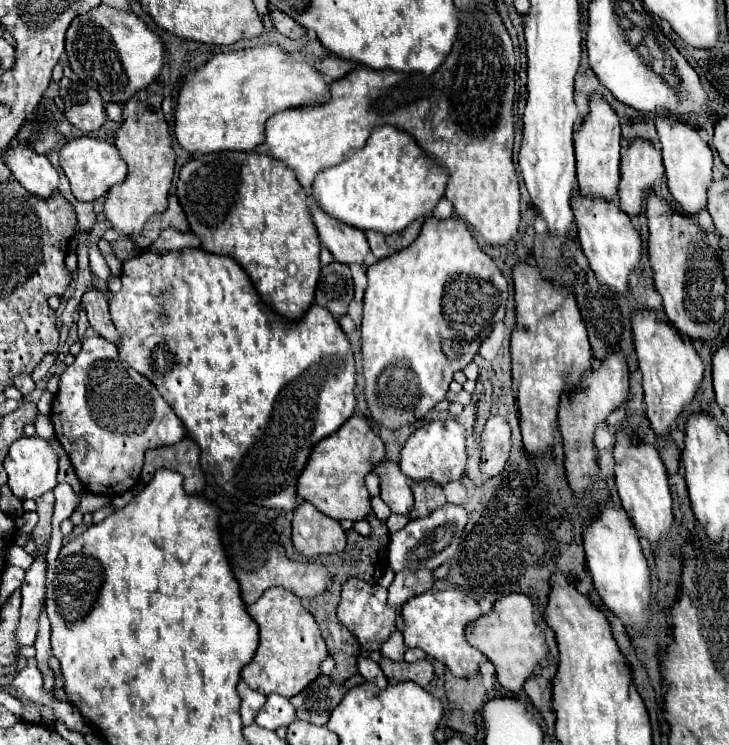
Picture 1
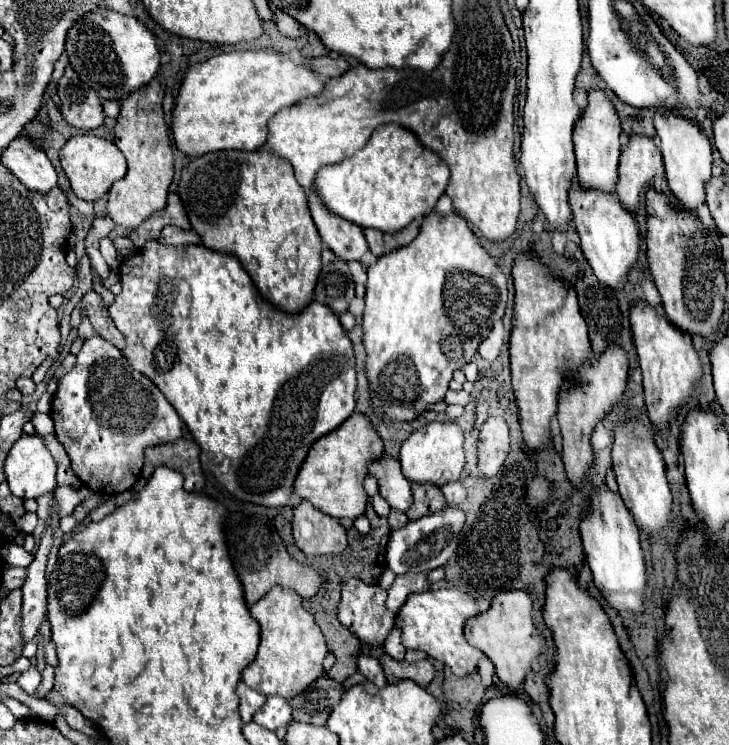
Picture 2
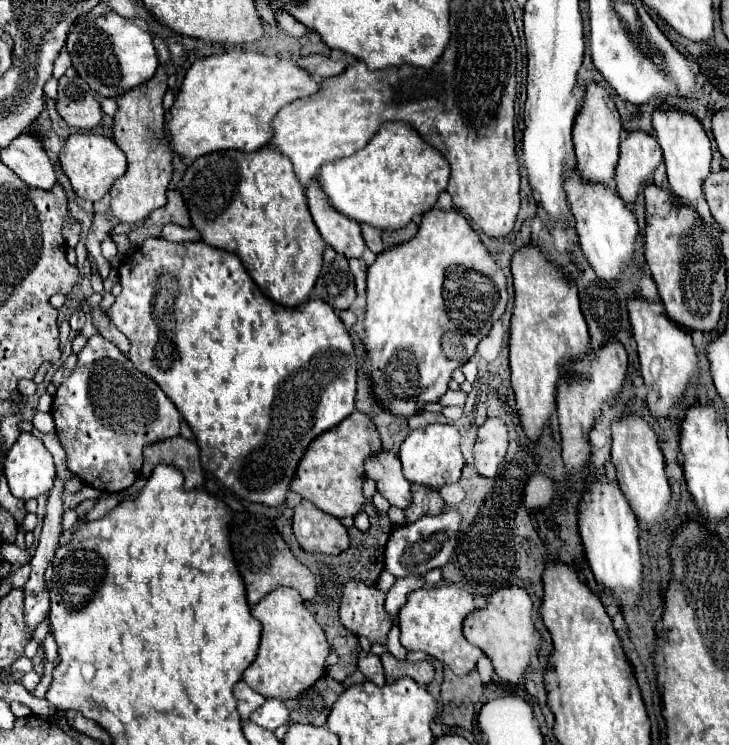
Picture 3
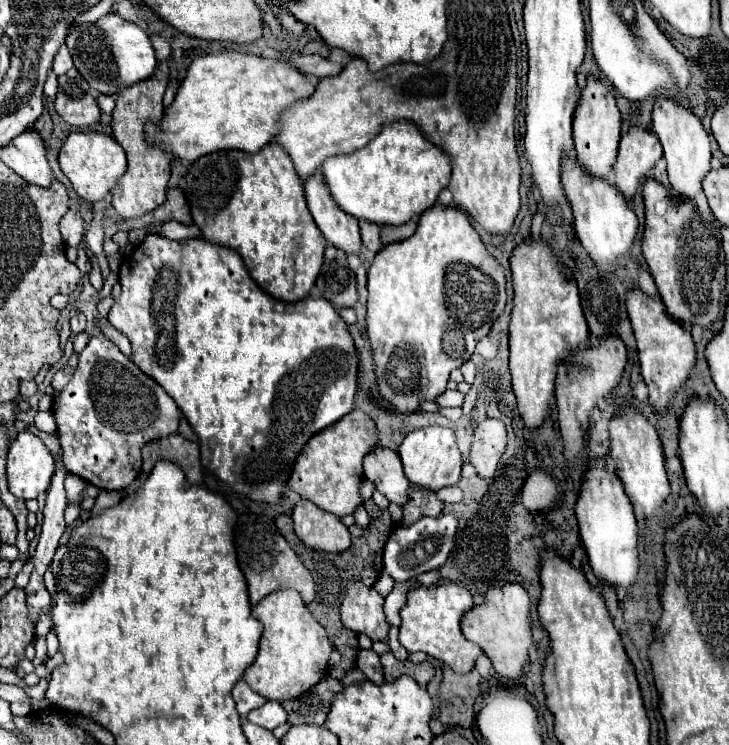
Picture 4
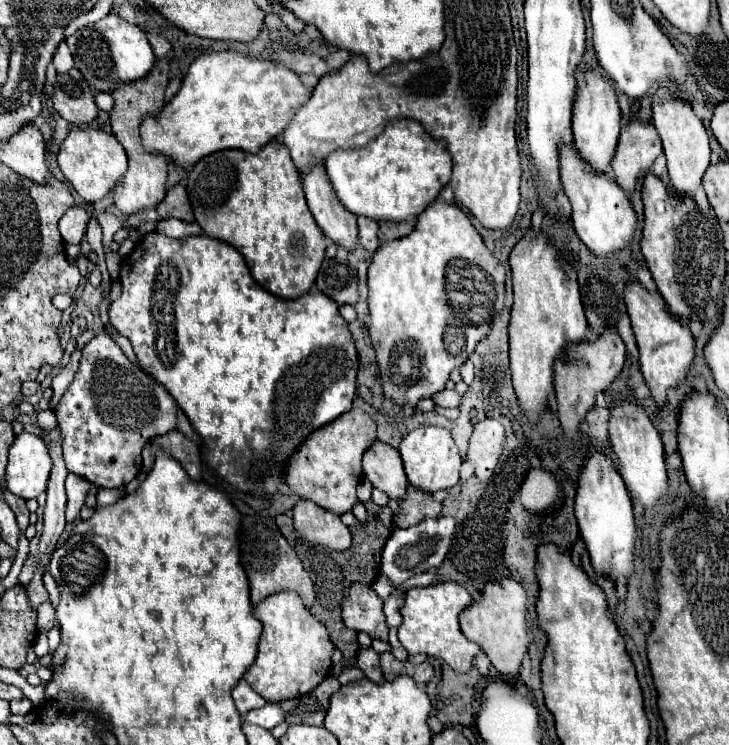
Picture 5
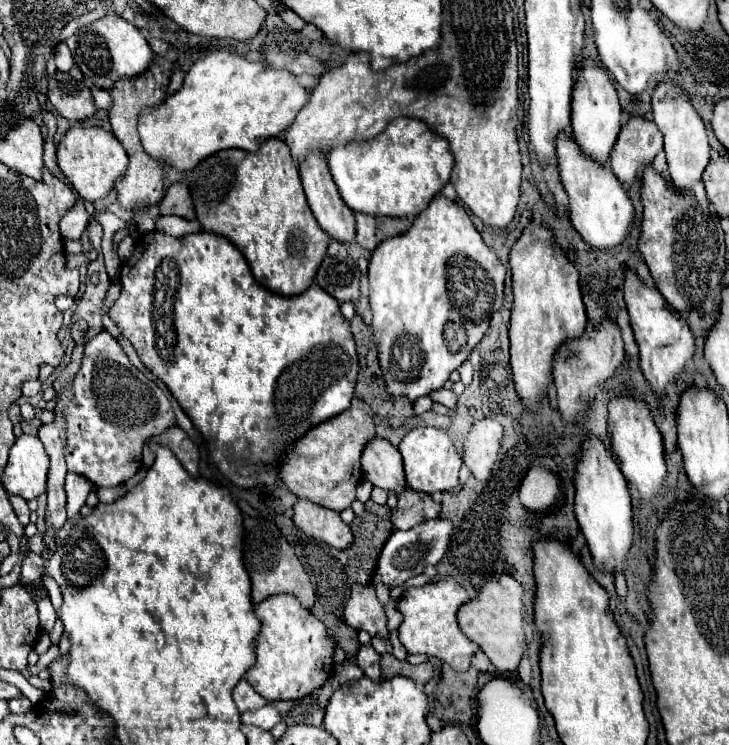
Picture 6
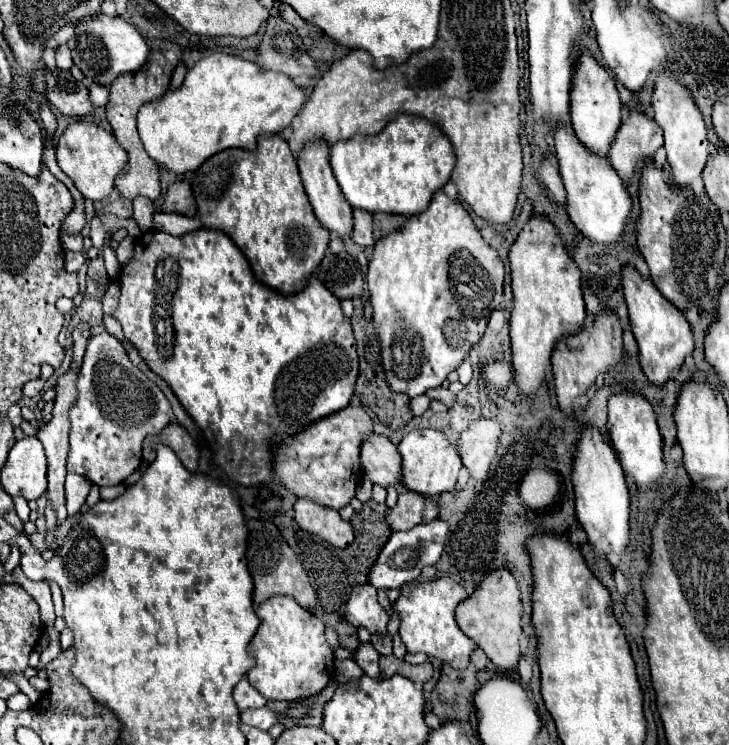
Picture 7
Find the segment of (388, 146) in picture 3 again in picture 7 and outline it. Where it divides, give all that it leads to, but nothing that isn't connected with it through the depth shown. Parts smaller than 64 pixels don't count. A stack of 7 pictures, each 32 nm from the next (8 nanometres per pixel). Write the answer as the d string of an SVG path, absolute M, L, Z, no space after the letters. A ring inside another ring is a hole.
M396 116L388 126L376 134L376 136L354 136L354 140L346 140L340 144L334 144L330 148L330 166L334 172L334 178L346 198L346 202L352 208L366 210L370 214L384 212L384 214L402 214L402 216L416 216L424 212L434 196L436 190L440 190L452 174L452 168L456 164L456 156L452 152L450 140L440 134L432 122L418 118L418 116Z

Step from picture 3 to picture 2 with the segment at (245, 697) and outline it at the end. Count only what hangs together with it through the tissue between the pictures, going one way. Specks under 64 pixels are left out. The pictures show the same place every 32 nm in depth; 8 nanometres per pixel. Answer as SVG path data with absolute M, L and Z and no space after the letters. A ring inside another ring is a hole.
M238 682L236 694L240 698L240 716L242 716L242 722L248 724L248 722L252 722L252 716L258 712L258 708L264 706L266 696L260 694L260 692L254 692L244 682Z

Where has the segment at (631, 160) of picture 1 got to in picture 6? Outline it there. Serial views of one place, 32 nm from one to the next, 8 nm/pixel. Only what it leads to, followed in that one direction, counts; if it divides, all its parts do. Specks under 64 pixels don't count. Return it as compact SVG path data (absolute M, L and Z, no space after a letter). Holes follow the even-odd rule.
M630 118L620 130L610 156L610 166L624 190L630 190L638 172L652 164L662 150L662 134L652 120Z

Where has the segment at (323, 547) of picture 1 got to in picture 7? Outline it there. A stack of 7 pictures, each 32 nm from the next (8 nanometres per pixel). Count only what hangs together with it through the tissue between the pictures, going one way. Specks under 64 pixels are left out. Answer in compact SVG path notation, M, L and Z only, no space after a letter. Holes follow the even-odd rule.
M298 498L294 504L294 512L294 520L304 532L320 536L336 548L346 548L354 540L350 522L344 522L332 508L314 504L306 498Z

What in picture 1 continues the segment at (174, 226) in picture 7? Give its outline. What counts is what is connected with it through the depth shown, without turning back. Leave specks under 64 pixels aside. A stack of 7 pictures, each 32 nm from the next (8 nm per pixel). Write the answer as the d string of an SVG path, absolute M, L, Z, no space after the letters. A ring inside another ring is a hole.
M164 230L158 240L152 242L152 250L156 252L172 252L172 250L184 250L184 248L198 248L200 240L192 232L178 232L178 230Z

